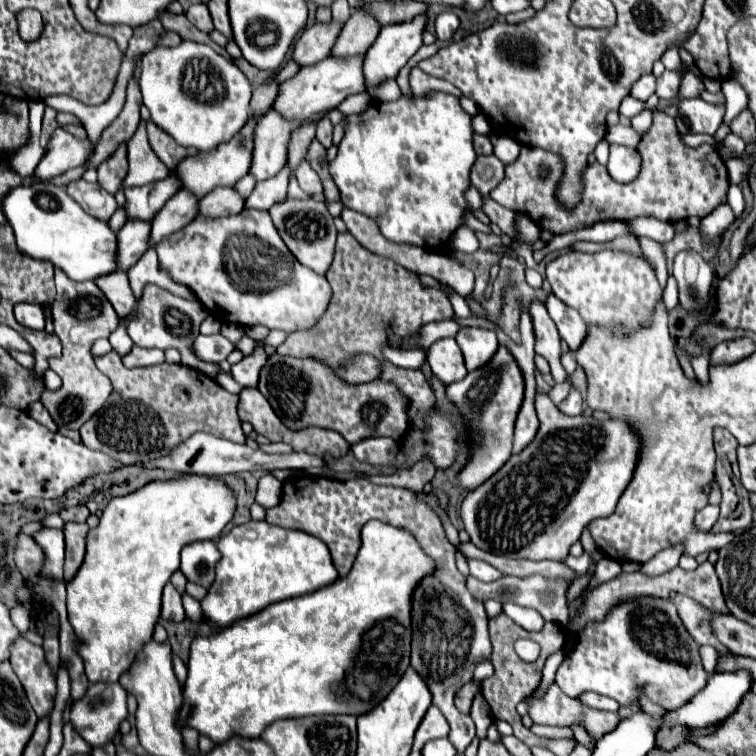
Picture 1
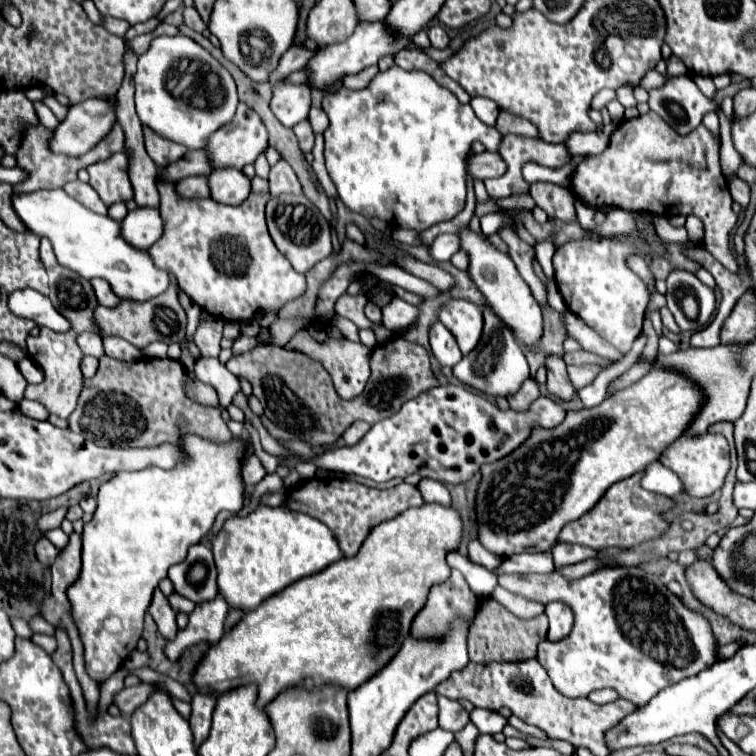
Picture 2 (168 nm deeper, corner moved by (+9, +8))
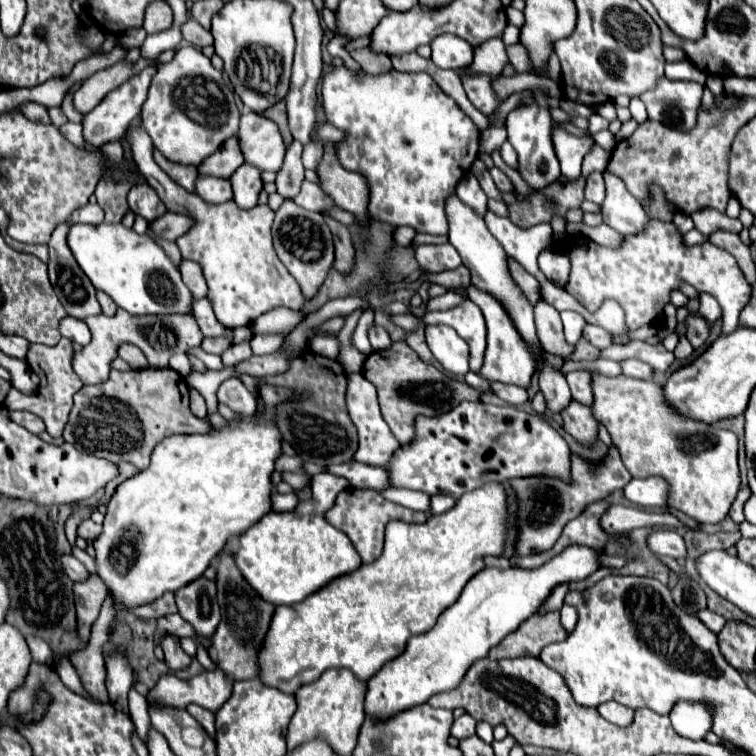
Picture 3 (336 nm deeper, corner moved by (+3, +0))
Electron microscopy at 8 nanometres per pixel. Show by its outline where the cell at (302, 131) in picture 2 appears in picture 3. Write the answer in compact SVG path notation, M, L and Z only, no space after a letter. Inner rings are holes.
M294 140L292 146L286 152L284 164L276 174L276 186L278 186L278 194L282 194L284 198L294 198L300 192L300 186L304 182L304 166L302 166L302 150L304 146Z

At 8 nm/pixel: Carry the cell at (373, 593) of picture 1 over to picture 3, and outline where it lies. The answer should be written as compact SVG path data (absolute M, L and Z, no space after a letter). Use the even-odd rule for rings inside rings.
M490 482L482 488L476 488L474 492L466 492L466 496L462 496L456 506L444 514L438 514L438 516L430 516L424 524L408 524L408 522L390 522L386 526L386 542L384 542L384 552L380 554L380 558L376 558L374 562L370 564L362 564L358 570L354 572L348 572L348 574L342 574L334 580L330 580L326 586L322 586L320 590L312 592L310 596L306 596L304 602L298 602L298 604L292 604L292 606L278 606L276 608L276 614L272 616L272 622L270 622L270 628L266 632L266 638L264 638L264 644L258 652L258 678L262 684L266 686L274 686L278 690L282 690L284 694L294 694L302 684L310 684L314 680L320 678L320 674L328 668L348 668L358 680L368 680L370 676L374 676L386 662L390 662L392 658L400 656L406 648L406 642L408 638L414 634L424 634L428 632L438 616L442 614L444 608L448 608L450 604L454 604L464 588L464 584L478 572L484 568L484 562L482 558L486 554L492 554L492 556L500 556L502 554L502 548L504 548L504 526L506 522L506 496L504 496L504 488L498 484L498 482Z

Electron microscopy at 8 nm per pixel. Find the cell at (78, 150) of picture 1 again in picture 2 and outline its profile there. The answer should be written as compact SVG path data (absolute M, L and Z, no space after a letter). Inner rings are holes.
M114 96L88 98L80 104L72 104L66 120L54 130L50 148L58 154L82 156L112 130L114 122Z

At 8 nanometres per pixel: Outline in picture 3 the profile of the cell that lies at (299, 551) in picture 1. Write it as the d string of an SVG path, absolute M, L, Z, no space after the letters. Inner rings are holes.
M320 472L312 476L310 484L312 492L316 492L316 502L300 502L292 512L268 512L240 534L240 550L234 554L244 580L262 600L274 606L296 604L332 578L354 572L362 564L350 538L324 520L324 512L334 504L338 492L350 486L350 482L342 476Z

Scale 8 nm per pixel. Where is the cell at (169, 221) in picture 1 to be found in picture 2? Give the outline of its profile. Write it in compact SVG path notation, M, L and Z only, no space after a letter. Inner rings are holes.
M188 176L176 184L176 190L184 198L208 198L208 178L206 176Z

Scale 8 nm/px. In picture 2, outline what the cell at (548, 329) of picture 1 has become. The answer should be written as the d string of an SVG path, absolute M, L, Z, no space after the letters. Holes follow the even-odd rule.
M550 356L546 360L546 370L548 370L548 392L560 400L560 402L570 402L576 394L576 388L572 386L568 372L566 372L566 364L562 362L560 356Z

